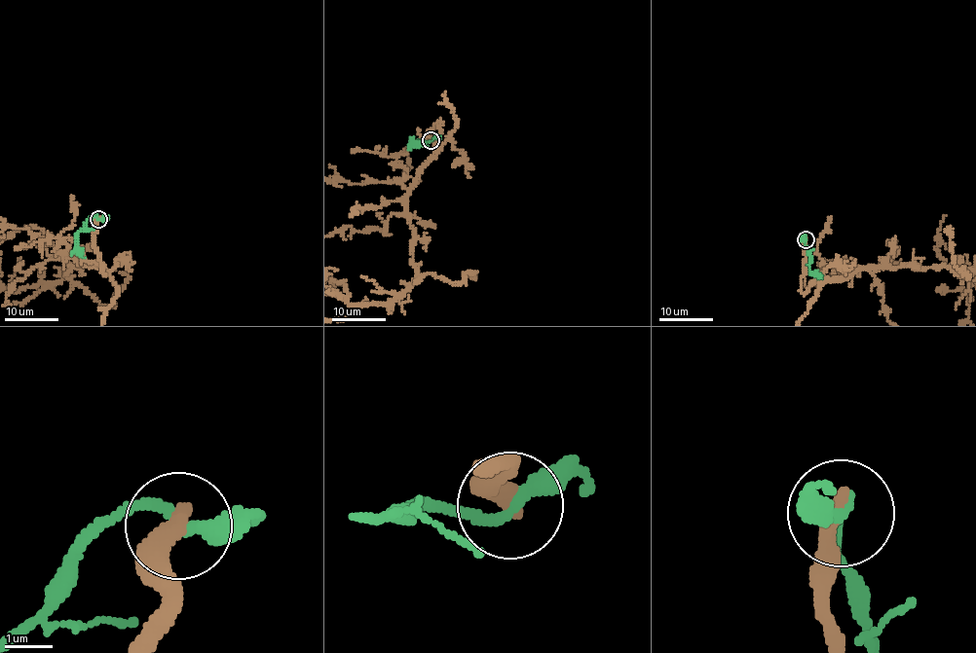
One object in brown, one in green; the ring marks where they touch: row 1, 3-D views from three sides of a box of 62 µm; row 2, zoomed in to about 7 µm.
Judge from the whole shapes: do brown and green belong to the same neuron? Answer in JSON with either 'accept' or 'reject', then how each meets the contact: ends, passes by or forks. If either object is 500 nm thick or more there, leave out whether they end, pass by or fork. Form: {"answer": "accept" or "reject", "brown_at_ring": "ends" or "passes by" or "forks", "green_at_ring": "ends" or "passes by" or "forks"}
{"answer": "reject", "brown_at_ring": "ends", "green_at_ring": "passes by"}

